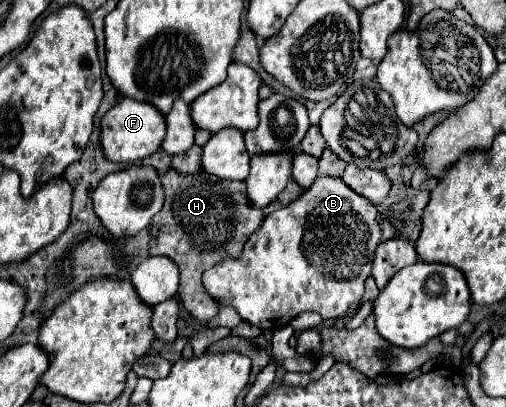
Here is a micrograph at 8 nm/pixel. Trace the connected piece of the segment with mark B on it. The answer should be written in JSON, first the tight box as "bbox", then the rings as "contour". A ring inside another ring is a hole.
{"bbox":[203,176,381,330],"contour":[[[319,176],[297,200],[265,216],[261,228],[247,240],[241,258],[223,260],[207,270],[203,284],[219,304],[235,308],[245,322],[261,330],[275,330],[279,324],[307,310],[321,314],[323,320],[333,320],[345,316],[351,306],[359,304],[365,280],[371,274],[375,248],[381,242],[377,208],[351,190],[341,178]]]}

